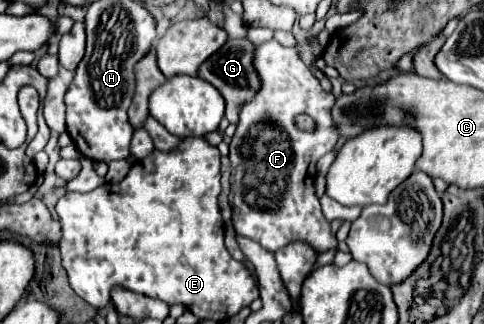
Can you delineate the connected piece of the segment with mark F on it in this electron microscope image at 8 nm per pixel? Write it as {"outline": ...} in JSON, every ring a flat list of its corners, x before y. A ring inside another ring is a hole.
{"outline":[[271,39,257,47,255,53,255,67,263,81,263,89,255,95,249,105,243,105,239,115,237,131,229,145,229,159,231,159,231,193,229,203,233,207,233,225,237,235,249,237,263,245,269,251,279,251,293,241,307,243,317,253,325,253,329,249,337,249,335,233,331,225,321,213,319,197,315,195,315,175,317,175,317,161,333,151,339,139,339,131,335,121,331,119,331,107,335,105,335,97,323,91,319,79,313,71,299,59,295,49,283,47,277,39],[299,113,307,113,317,121,317,131,307,135,295,127,295,117]]}

